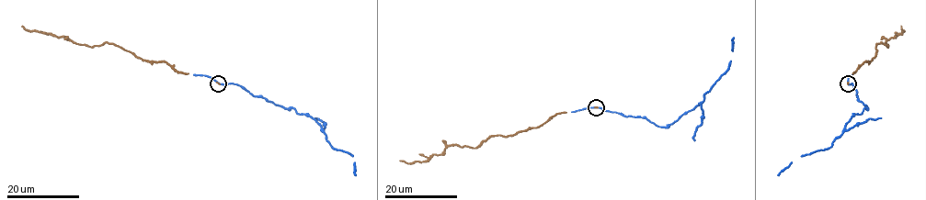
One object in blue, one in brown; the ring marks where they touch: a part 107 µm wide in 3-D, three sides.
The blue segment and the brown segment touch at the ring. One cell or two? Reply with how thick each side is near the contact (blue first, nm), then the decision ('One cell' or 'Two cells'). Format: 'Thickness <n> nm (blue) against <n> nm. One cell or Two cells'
Thickness 140 nm (blue) against 70 nm. One cell

